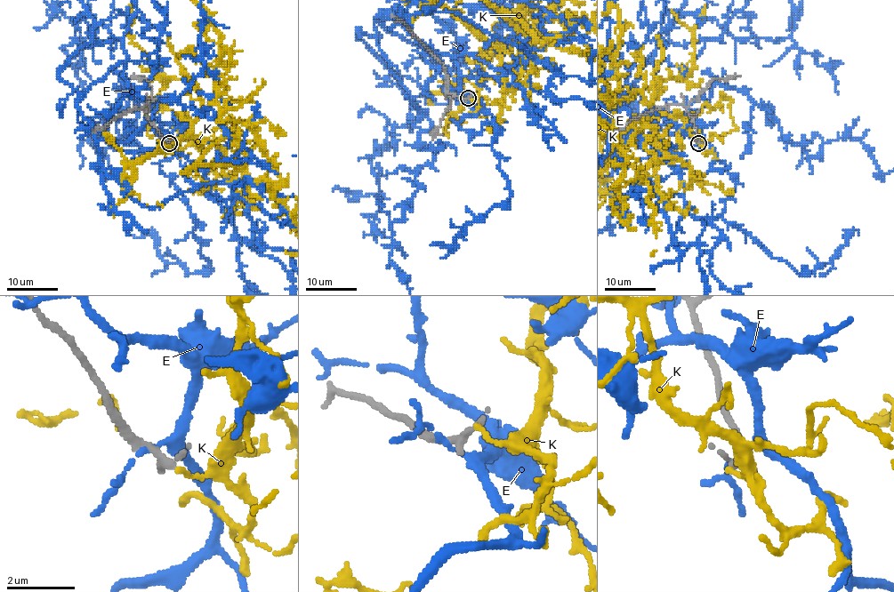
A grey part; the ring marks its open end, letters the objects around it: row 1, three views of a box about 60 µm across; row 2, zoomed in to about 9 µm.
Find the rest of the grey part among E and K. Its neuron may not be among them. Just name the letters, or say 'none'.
none

